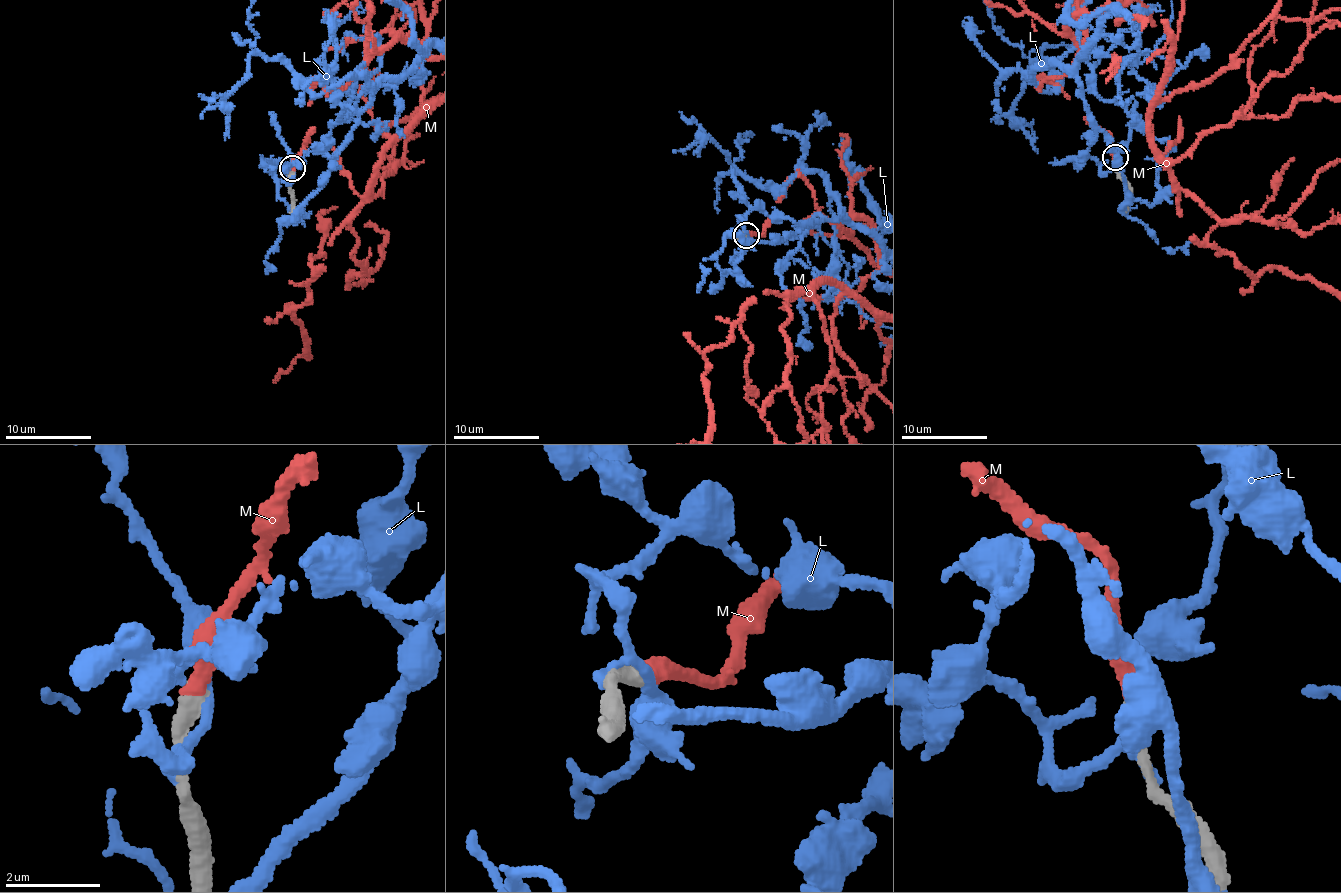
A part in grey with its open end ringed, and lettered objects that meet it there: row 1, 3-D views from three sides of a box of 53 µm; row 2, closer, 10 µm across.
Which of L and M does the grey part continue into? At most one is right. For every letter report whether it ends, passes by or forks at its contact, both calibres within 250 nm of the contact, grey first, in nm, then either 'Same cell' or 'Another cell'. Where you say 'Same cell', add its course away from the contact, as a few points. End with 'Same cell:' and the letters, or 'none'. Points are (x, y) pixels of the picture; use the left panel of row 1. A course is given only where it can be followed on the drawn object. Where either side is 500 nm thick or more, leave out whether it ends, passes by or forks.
L: It forks there. Thickness 360 nm (grey) against 190 nm. Another cell
M: It ends there. Thickness 360 nm (grey) against 360 nm. Same cell
Same cell: M

